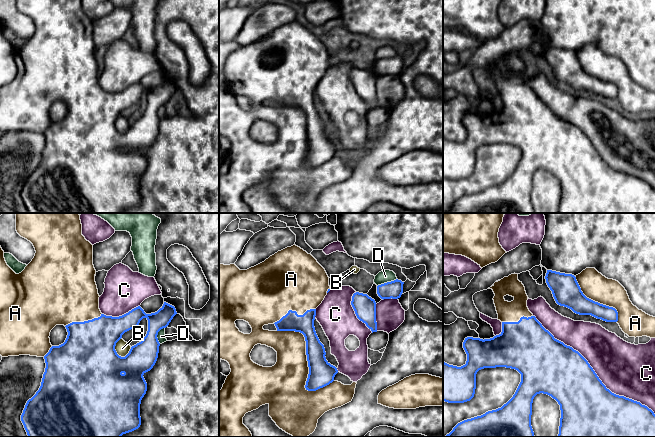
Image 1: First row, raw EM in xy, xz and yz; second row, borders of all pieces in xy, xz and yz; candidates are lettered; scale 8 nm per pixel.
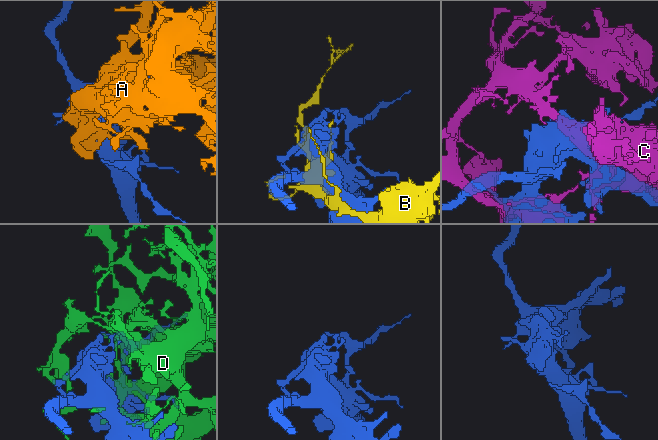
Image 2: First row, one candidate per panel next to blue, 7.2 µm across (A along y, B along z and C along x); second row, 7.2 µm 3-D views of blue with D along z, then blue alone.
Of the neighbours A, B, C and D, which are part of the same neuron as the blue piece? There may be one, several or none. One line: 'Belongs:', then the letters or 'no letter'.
Belongs: A

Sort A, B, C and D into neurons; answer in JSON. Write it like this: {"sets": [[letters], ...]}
{"sets": [["A"], ["B"], ["C"], ["D"]]}

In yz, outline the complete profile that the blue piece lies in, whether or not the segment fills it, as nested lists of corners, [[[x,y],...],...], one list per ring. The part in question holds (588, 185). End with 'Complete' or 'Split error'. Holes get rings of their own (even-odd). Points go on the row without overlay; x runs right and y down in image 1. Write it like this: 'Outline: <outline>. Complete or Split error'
Outline: [[[511,50],[508,53],[504,53],[498,58],[495,58],[490,65],[493,66],[495,72],[493,74],[496,87],[498,90],[498,96],[502,98],[502,108],[499,111],[494,112],[490,115],[480,115],[467,113],[463,118],[463,124],[467,130],[466,140],[457,143],[449,141],[443,138],[443,177],[448,179],[464,179],[470,177],[475,170],[476,165],[476,150],[479,146],[484,144],[496,144],[496,143],[506,143],[517,146],[521,150],[521,158],[513,171],[513,173],[504,180],[501,184],[496,186],[488,187],[481,192],[477,192],[471,195],[464,196],[458,199],[453,206],[447,210],[445,213],[535,213],[531,202],[531,191],[532,191],[532,179],[533,175],[537,170],[543,169],[551,172],[560,181],[561,194],[559,202],[558,213],[655,213],[655,190],[647,182],[642,181],[640,178],[634,177],[632,175],[626,174],[624,172],[619,172],[612,169],[599,155],[593,144],[590,142],[588,137],[572,123],[565,121],[563,118],[554,114],[554,112],[546,106],[542,100],[536,95],[536,93],[529,87],[527,83],[528,72],[525,67],[525,63],[518,56],[518,50]]]. Split error

